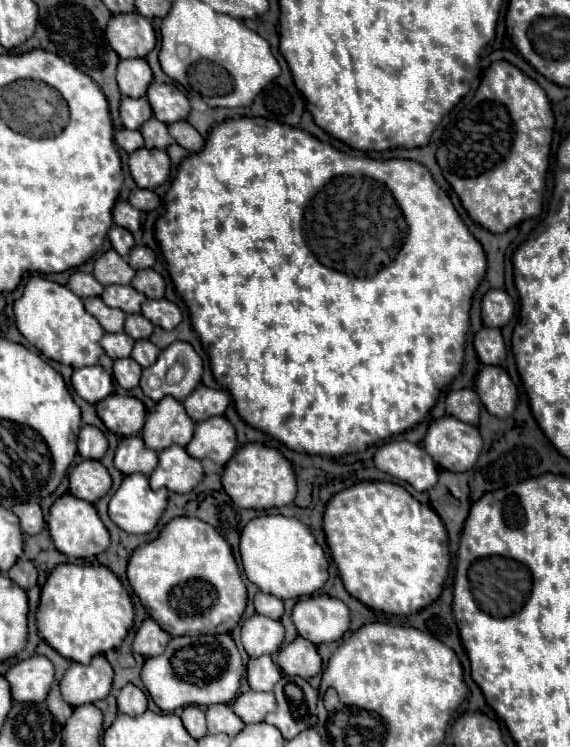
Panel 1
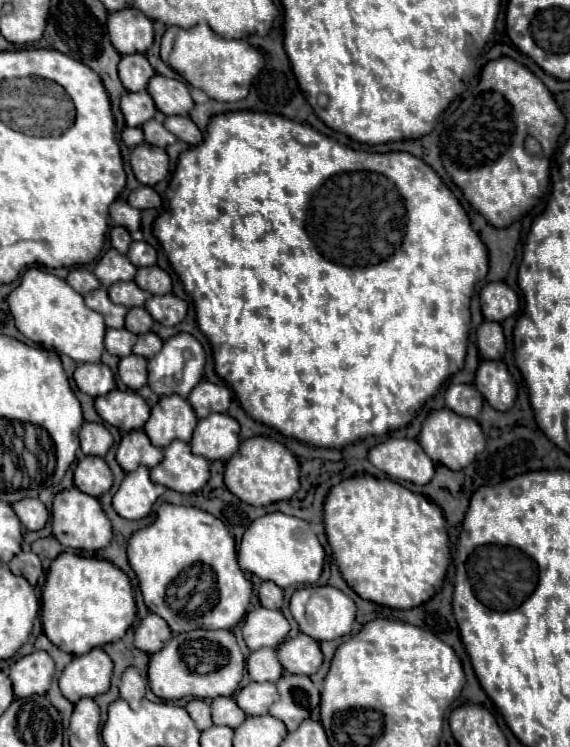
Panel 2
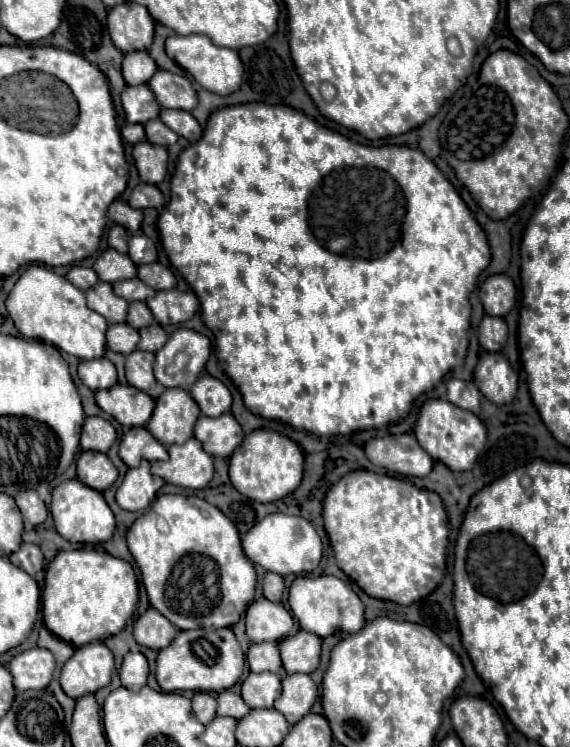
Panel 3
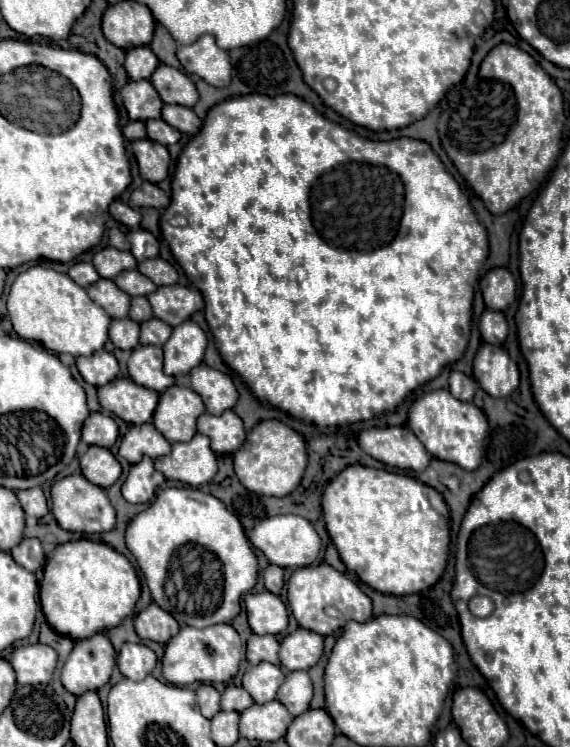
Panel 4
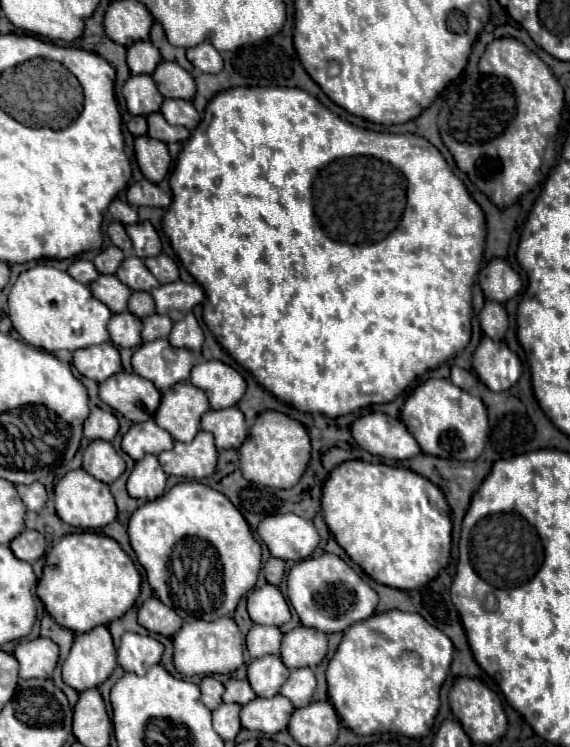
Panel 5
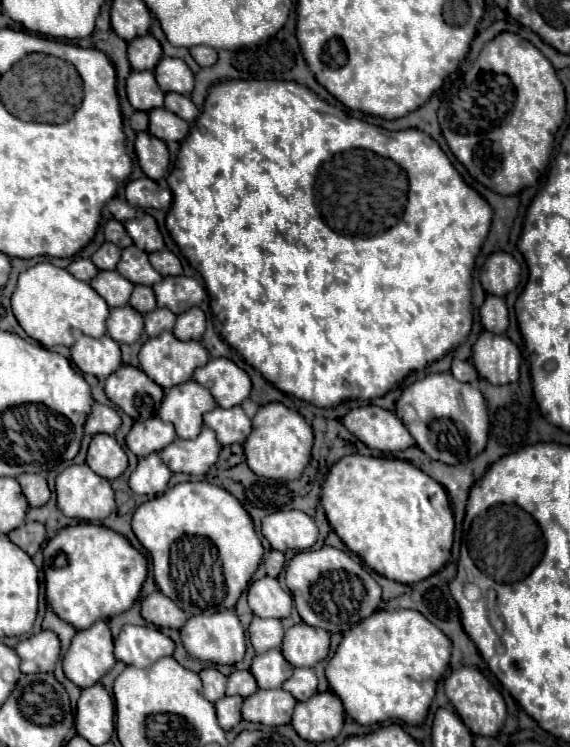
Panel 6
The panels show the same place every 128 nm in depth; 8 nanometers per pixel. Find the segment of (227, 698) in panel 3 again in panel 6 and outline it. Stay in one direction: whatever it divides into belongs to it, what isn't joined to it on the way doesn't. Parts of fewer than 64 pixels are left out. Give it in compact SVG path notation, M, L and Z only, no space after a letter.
M234 670L230 676L228 676L228 686L226 686L226 696L242 696L242 698L248 698L252 696L254 692L258 690L256 686L256 680L250 672L246 670Z

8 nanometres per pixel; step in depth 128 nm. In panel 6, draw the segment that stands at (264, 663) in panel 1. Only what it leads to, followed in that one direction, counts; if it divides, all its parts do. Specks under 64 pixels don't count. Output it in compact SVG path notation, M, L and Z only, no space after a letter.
M254 616L250 622L250 628L248 628L248 634L250 634L250 642L252 642L256 654L262 654L262 652L282 646L284 628L282 628L280 620Z

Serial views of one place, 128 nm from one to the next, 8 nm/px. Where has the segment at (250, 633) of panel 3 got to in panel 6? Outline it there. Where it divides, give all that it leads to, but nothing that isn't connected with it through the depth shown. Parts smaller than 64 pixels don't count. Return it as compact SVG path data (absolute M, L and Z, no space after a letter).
M270 576L256 580L248 590L248 606L254 612L254 616L260 618L288 618L292 610L292 598L288 592L284 592L278 584L278 580L272 580Z

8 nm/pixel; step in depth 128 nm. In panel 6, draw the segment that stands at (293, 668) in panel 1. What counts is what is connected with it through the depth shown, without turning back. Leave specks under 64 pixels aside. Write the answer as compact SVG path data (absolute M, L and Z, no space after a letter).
M296 624L284 634L282 654L294 666L308 666L314 668L320 660L328 656L330 648L330 634L322 628L314 628L308 624Z

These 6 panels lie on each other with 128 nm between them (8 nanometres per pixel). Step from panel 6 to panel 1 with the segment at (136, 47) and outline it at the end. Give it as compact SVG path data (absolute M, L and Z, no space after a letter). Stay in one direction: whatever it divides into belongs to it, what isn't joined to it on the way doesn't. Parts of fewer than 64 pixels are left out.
M144 58L120 60L118 64L118 86L128 98L142 98L152 82L152 70Z

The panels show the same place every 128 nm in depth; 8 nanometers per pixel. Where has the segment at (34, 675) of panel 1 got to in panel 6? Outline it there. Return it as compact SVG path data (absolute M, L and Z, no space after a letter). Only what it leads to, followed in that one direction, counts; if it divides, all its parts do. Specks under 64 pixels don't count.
M42 630L26 640L20 640L14 650L22 660L20 670L24 674L52 672L60 656L60 640L54 632Z

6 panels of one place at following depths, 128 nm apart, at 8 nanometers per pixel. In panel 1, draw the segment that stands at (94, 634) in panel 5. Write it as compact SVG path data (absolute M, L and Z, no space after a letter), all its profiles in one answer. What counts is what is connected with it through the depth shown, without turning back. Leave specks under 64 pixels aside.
M94 656L88 666L74 662L60 680L62 698L70 706L92 704L110 694L112 678L112 666L104 656Z

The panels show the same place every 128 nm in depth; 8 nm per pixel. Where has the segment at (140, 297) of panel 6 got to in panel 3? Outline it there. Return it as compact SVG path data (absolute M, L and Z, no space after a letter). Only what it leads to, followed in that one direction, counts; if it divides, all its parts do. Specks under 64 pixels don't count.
M132 302L130 308L128 308L128 318L126 318L126 322L128 322L132 328L140 330L140 328L144 328L144 326L150 326L150 324L154 322L154 316L152 316L150 308L148 308L144 302Z

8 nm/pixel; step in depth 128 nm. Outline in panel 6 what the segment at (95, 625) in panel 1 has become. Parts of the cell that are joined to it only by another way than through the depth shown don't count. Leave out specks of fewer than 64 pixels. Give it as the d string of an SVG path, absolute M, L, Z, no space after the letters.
M98 524L68 526L44 548L46 600L76 630L90 628L98 620L126 612L138 598L146 574L146 558L124 536Z

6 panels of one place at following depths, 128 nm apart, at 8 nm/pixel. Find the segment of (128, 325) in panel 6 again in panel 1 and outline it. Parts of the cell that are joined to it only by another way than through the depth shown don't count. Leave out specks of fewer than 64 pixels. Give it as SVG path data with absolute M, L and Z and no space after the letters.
M120 332L120 334L104 334L102 340L100 340L100 346L112 360L128 358L132 348L134 348L134 340L124 332Z

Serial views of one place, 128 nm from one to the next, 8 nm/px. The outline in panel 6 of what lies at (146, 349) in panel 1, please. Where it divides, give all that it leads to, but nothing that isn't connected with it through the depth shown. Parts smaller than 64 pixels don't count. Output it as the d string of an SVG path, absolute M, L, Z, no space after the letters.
M156 308L144 316L144 330L150 338L160 336L162 332L170 332L174 328L176 314L168 312L168 308Z

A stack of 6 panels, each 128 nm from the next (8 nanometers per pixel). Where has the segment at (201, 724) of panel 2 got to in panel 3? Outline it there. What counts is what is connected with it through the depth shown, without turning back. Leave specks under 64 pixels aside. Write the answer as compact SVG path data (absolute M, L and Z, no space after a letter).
M198 692L192 698L192 710L194 710L194 716L198 718L198 722L202 722L206 726L216 716L216 700L210 694Z

